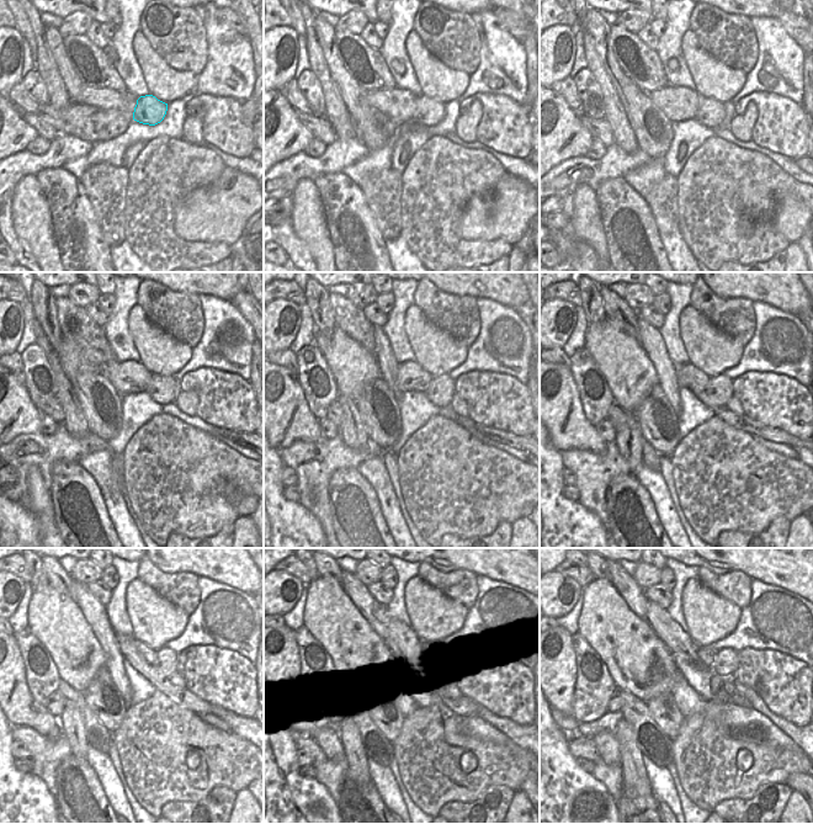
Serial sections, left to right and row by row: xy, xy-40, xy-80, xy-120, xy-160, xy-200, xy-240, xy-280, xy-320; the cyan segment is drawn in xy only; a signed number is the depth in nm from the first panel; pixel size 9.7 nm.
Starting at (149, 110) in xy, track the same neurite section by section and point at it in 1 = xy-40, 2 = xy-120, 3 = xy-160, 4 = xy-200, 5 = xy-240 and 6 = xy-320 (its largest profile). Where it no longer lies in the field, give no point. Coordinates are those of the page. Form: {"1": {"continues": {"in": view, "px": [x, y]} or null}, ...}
{"1": {"continues": {"in": "xy-40", "px": [428, 111]}}, "2": {"continues": {"in": "xy-120", "px": [163, 389]}}, "3": {"continues": {"in": "xy-160", "px": [440, 392]}}, "4": {"continues": {"in": "xy-200", "px": [719, 388]}}, "5": {"continues": {"in": "xy-240", "px": [166, 659]}}, "6": {"continues": {"in": "xy-320", "px": [726, 660]}}}

